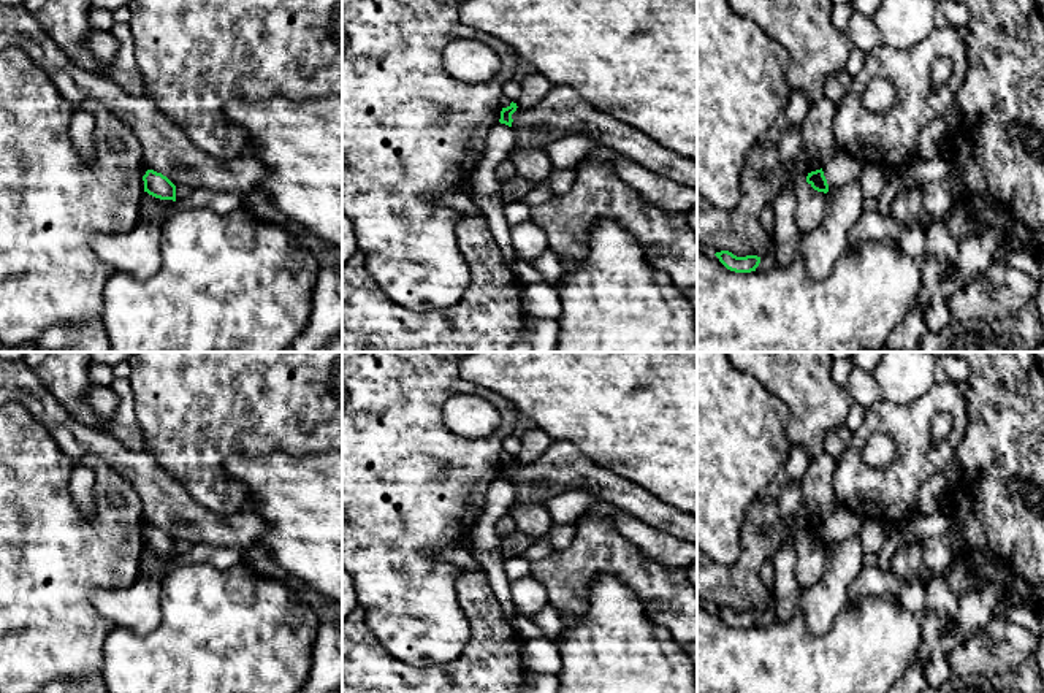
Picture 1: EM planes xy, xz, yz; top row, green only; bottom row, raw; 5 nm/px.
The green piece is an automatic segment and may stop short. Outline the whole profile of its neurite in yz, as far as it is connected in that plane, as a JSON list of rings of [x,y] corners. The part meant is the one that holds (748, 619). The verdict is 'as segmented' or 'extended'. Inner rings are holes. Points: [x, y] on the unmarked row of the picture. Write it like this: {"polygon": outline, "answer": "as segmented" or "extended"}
{"polygon": [[[721,606],[714,609],[719,617],[730,626],[735,628],[751,628],[756,626],[756,623],[760,618],[760,612],[757,611],[746,611],[746,612],[737,612],[729,606]]], "answer": "as segmented"}

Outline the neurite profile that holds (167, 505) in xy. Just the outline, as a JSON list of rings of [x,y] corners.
[[[0,357],[0,406],[10,401],[22,404],[74,463],[86,457],[106,461],[135,488],[144,520],[166,531],[174,541],[244,552],[266,530],[266,520],[249,509],[228,515],[208,511],[155,457],[146,450],[131,452],[109,433],[70,417],[24,358]]]

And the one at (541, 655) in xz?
[[[524,639],[521,644],[521,660],[524,668],[534,674],[558,677],[561,672],[561,655],[553,639]]]

